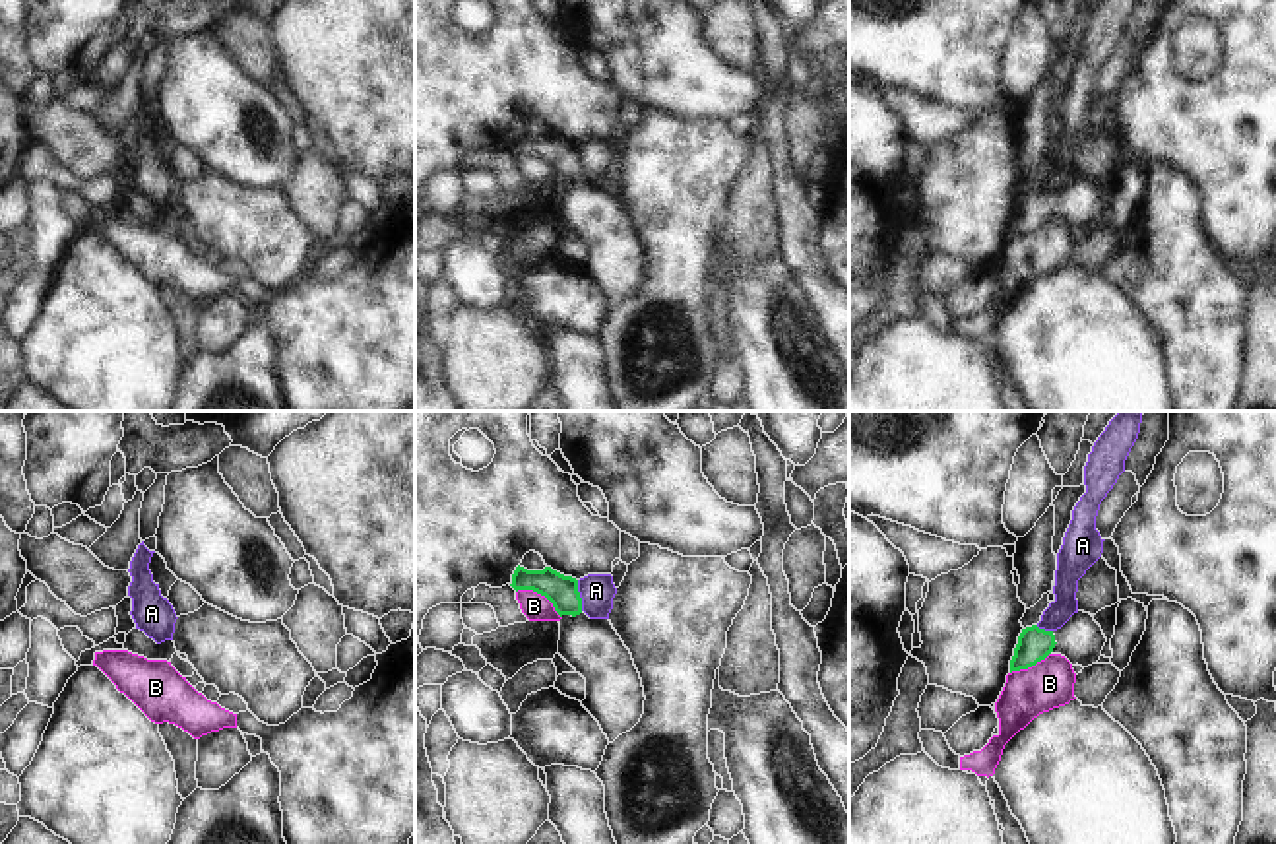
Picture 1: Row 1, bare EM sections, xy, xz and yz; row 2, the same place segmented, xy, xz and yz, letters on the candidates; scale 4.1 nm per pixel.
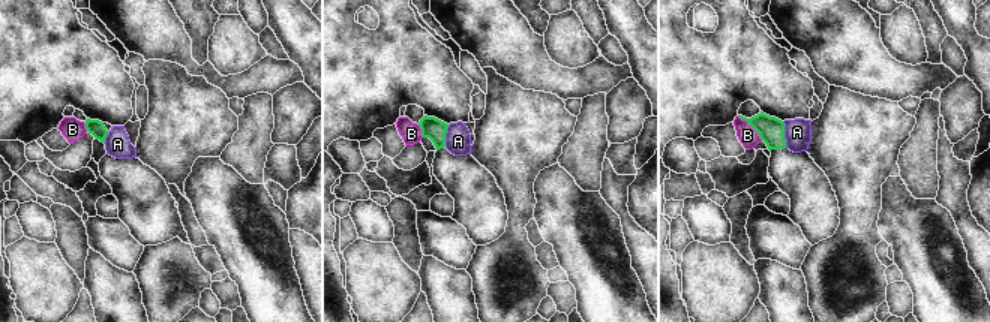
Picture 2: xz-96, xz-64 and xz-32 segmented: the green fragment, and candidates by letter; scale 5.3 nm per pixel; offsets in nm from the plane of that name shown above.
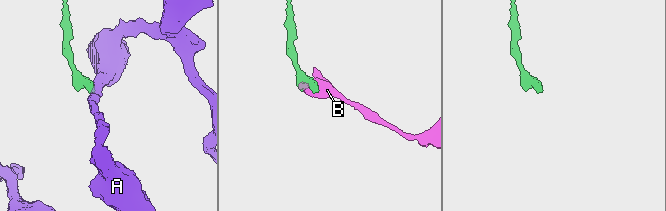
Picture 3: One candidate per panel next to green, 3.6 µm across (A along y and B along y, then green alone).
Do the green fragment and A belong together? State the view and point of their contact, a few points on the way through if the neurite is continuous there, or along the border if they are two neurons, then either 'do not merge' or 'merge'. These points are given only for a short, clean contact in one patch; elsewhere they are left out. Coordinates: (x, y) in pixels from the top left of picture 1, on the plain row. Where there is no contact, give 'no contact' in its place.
meets green in xz at (578, 162); border along xz (576, 146), (582, 175); do not merge

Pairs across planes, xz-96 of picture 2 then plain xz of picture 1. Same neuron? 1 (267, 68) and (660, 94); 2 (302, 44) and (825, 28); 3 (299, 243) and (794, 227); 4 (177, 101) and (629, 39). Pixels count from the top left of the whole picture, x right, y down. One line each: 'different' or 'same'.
1: same
2: different
3: same
4: different

